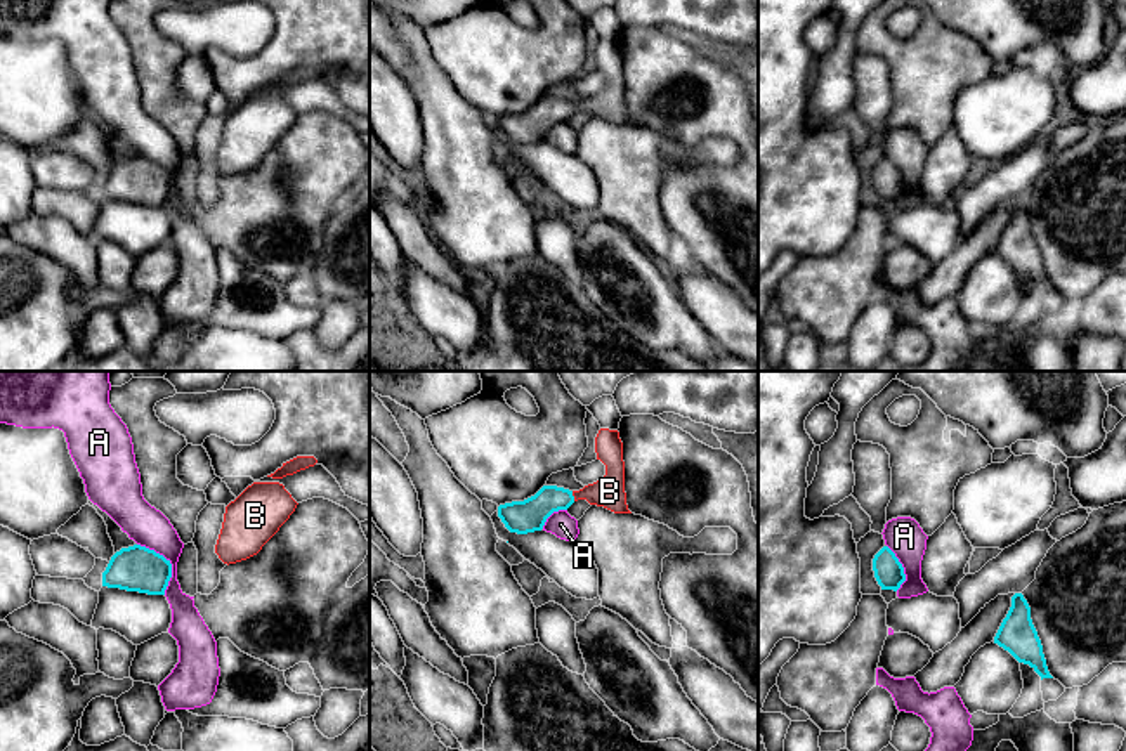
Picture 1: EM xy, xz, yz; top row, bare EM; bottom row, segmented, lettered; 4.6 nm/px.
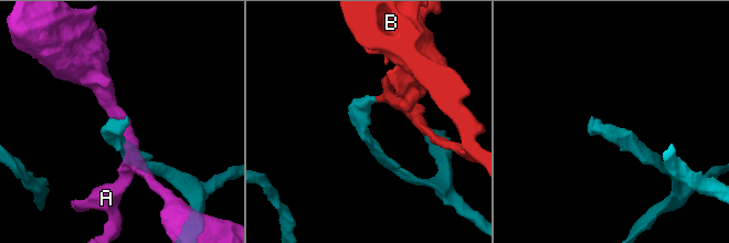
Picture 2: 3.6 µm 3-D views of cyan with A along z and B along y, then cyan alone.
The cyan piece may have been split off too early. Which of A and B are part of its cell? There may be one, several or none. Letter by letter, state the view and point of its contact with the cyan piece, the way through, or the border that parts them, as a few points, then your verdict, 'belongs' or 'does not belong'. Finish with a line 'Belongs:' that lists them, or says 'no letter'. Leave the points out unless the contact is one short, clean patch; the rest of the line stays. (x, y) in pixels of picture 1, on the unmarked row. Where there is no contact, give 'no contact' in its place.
A: contact xy (169, 174); border xy (137, 155), (153, 160), (170, 176), (170, 191), (165, 205); does not belong
B: contact xz (573, 108); way xz (528, 127), (549, 110), (573, 108), (609, 103); belongs
Belongs: B

